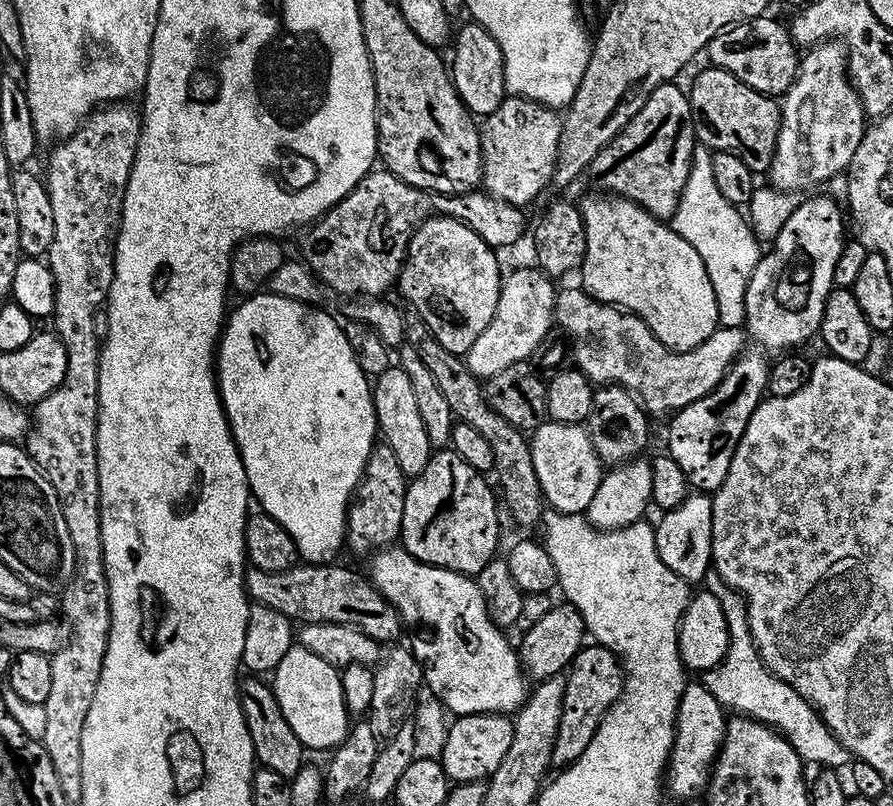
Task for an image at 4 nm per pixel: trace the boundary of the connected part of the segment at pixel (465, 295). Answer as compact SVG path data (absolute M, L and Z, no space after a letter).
M439 219L432 220L429 224L421 223L415 233L420 242L424 242L426 254L438 256L446 280L440 290L438 319L427 324L427 327L452 358L464 358L483 332L496 320L499 310L499 302L496 301L497 264L492 264L493 257L484 252L487 242L474 230L456 219Z

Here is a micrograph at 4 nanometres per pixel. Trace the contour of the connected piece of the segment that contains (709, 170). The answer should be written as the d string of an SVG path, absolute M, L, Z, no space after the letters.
M708 150L695 153L692 167L687 169L682 180L674 227L682 238L686 238L686 242L690 242L690 246L694 246L694 250L698 250L698 258L702 258L706 266L706 274L710 274L720 311L720 324L725 328L739 328L746 320L746 294L762 259L762 244L745 213L736 205L726 202L722 190L718 190L712 157L713 153Z

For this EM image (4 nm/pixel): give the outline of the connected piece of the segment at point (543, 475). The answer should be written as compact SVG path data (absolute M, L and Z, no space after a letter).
M544 422L531 437L530 447L538 492L547 507L553 508L553 513L566 516L587 513L600 489L602 461L592 447L591 435L587 431L584 433L584 430L580 426Z

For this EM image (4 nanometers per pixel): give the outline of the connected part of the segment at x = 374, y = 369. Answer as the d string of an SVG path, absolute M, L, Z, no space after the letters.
M367 334L358 340L358 355L360 365L365 374L370 378L380 376L380 381L374 384L374 399L376 401L376 418L379 431L386 439L387 447L394 450L398 458L398 466L402 466L405 477L411 478L422 474L426 466L432 461L434 455L430 442L430 434L427 433L421 411L418 410L418 401L411 388L410 378L400 366L388 368L394 356L382 337L375 334Z

